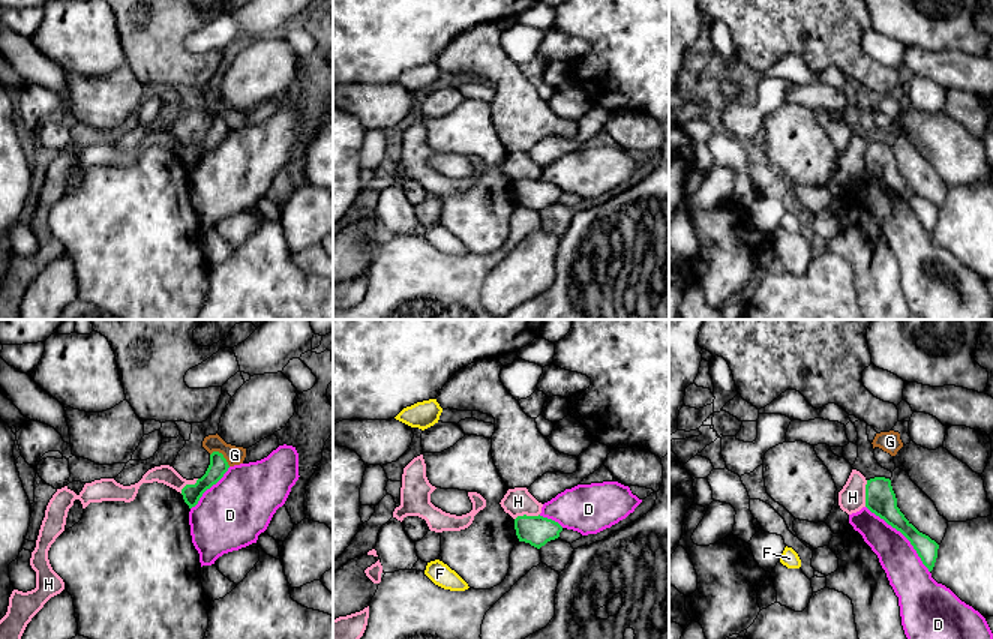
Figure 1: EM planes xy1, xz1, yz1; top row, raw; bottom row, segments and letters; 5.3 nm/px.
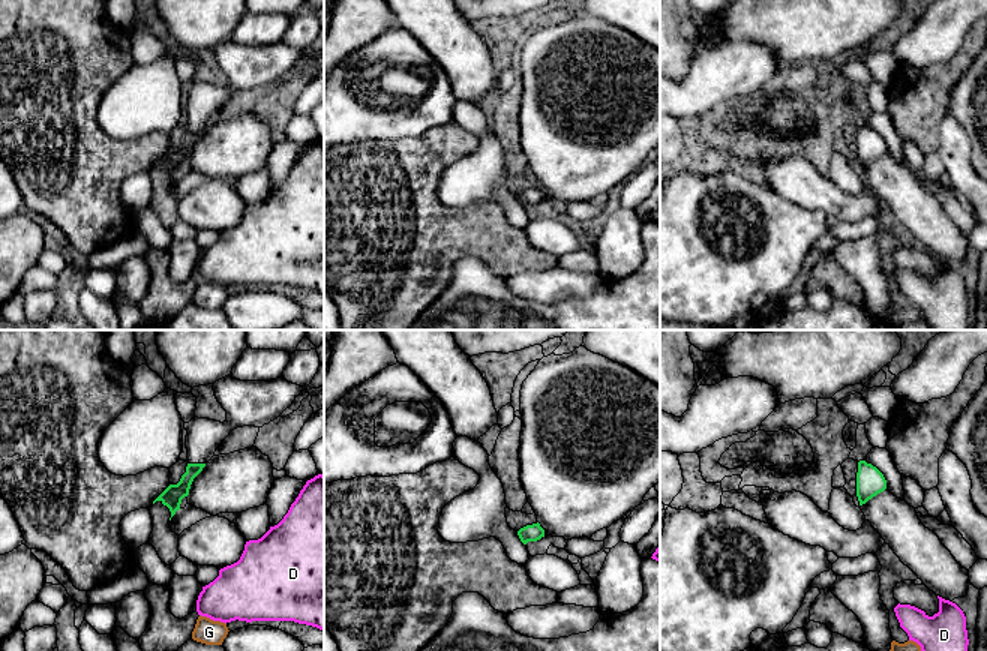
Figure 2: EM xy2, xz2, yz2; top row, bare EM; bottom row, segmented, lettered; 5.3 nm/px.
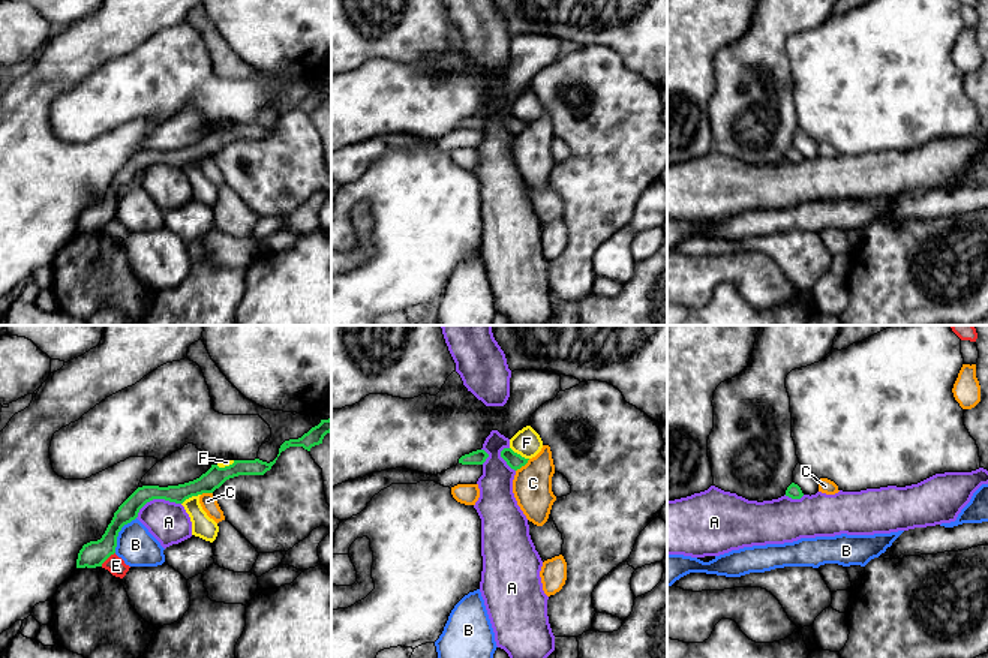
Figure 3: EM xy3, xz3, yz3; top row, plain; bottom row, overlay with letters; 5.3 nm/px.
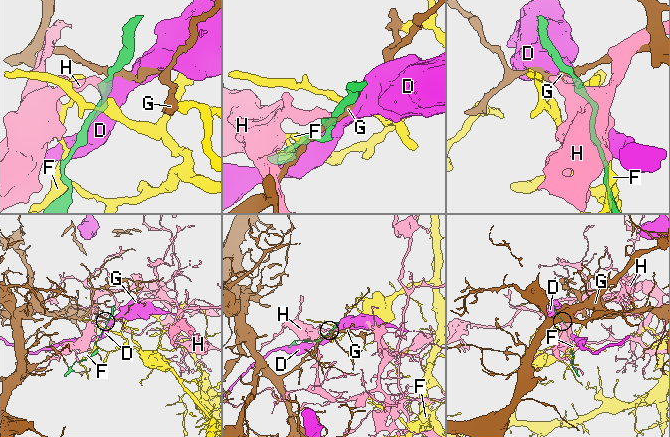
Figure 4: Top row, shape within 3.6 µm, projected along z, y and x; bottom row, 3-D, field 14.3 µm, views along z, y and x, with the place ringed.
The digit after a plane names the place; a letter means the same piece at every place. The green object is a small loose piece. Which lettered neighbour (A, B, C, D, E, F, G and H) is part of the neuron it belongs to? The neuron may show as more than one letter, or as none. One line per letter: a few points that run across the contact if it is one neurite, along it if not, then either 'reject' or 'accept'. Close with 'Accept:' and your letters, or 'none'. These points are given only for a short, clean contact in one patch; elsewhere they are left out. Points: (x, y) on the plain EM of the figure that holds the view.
A: xy3 (180, 167), (150, 164), (135, 182) | reject
B: xy3 (135, 182), (119, 197), (114, 216) | reject
C: xz3 (529, 123), (516, 135) | reject
D: reject
E: reject
F: reject
G: xy1 (210, 117), (219, 116), (230, 129) | reject
H: reject
Accept: none

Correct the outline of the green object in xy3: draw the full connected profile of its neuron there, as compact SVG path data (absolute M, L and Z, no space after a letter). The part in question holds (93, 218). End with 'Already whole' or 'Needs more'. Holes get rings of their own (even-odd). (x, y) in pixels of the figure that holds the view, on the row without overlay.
M277 121L267 127L259 123L255 124L234 124L232 129L211 132L199 142L178 148L178 150L142 150L138 151L114 177L111 187L105 198L97 205L90 205L82 210L78 217L76 232L96 232L115 217L117 201L121 192L138 181L139 174L153 163L165 163L175 168L183 168L192 160L202 157L213 157L226 144L238 139L264 139L276 127Z. Already whole

